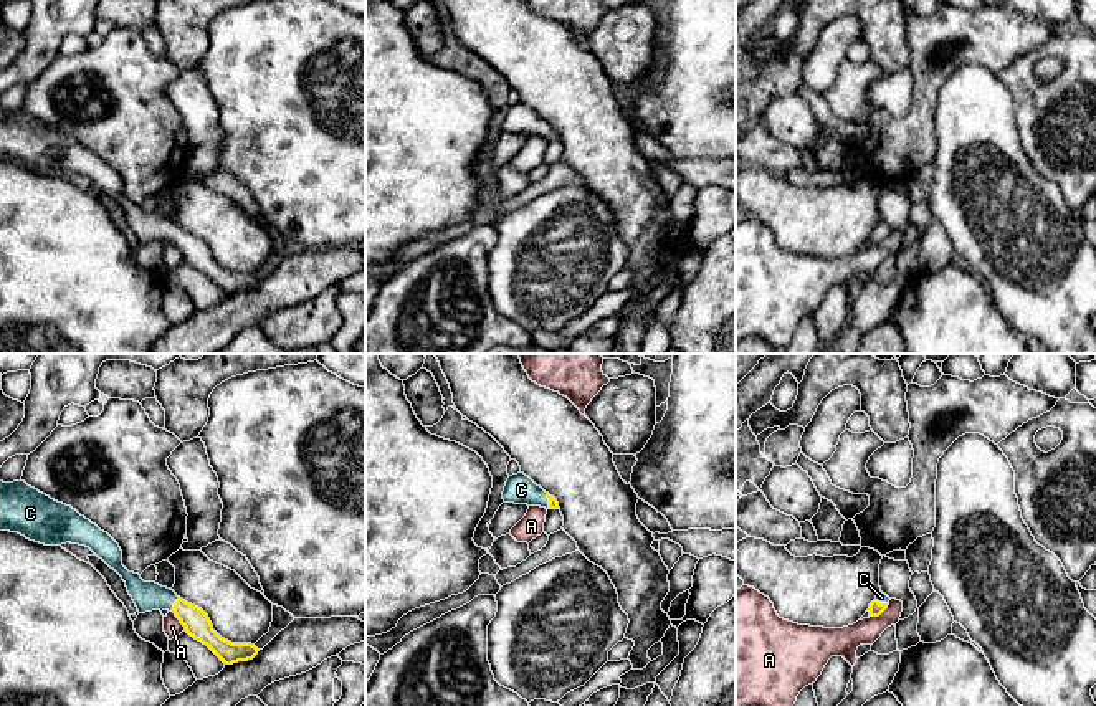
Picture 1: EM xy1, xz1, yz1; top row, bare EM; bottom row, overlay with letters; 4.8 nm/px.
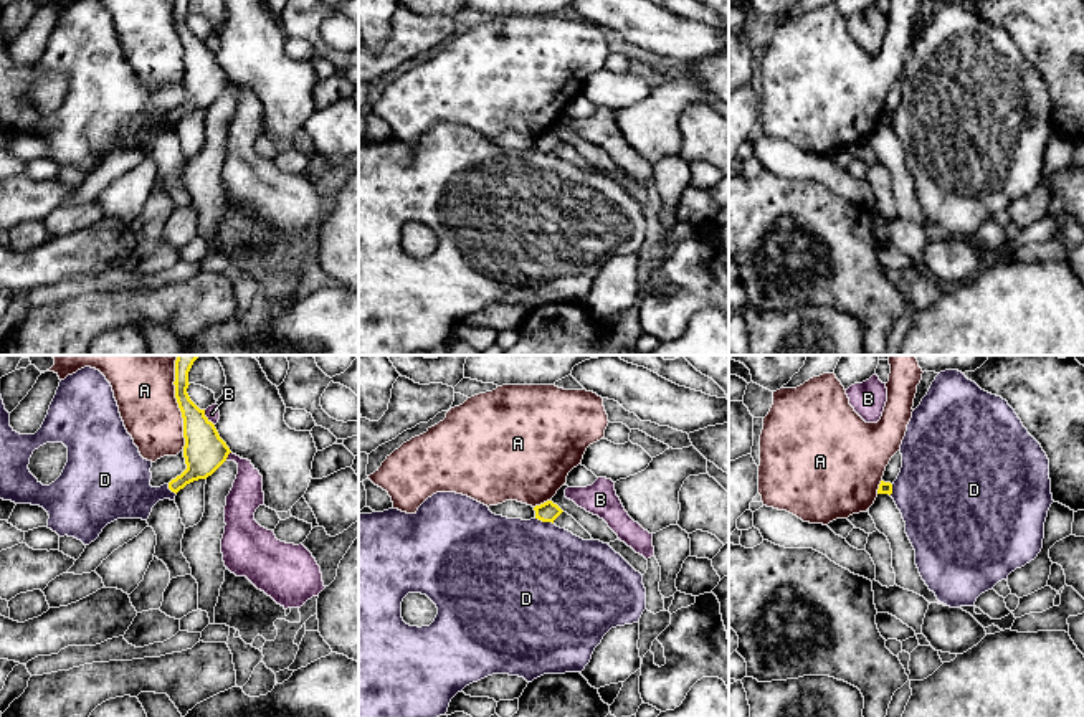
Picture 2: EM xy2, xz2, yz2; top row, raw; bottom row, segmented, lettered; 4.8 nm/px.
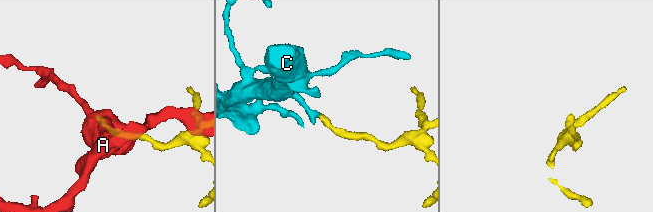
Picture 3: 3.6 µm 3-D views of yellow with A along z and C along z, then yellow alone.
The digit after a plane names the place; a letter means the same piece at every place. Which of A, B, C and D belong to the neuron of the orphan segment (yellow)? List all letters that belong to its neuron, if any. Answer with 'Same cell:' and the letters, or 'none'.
Same cell: C

